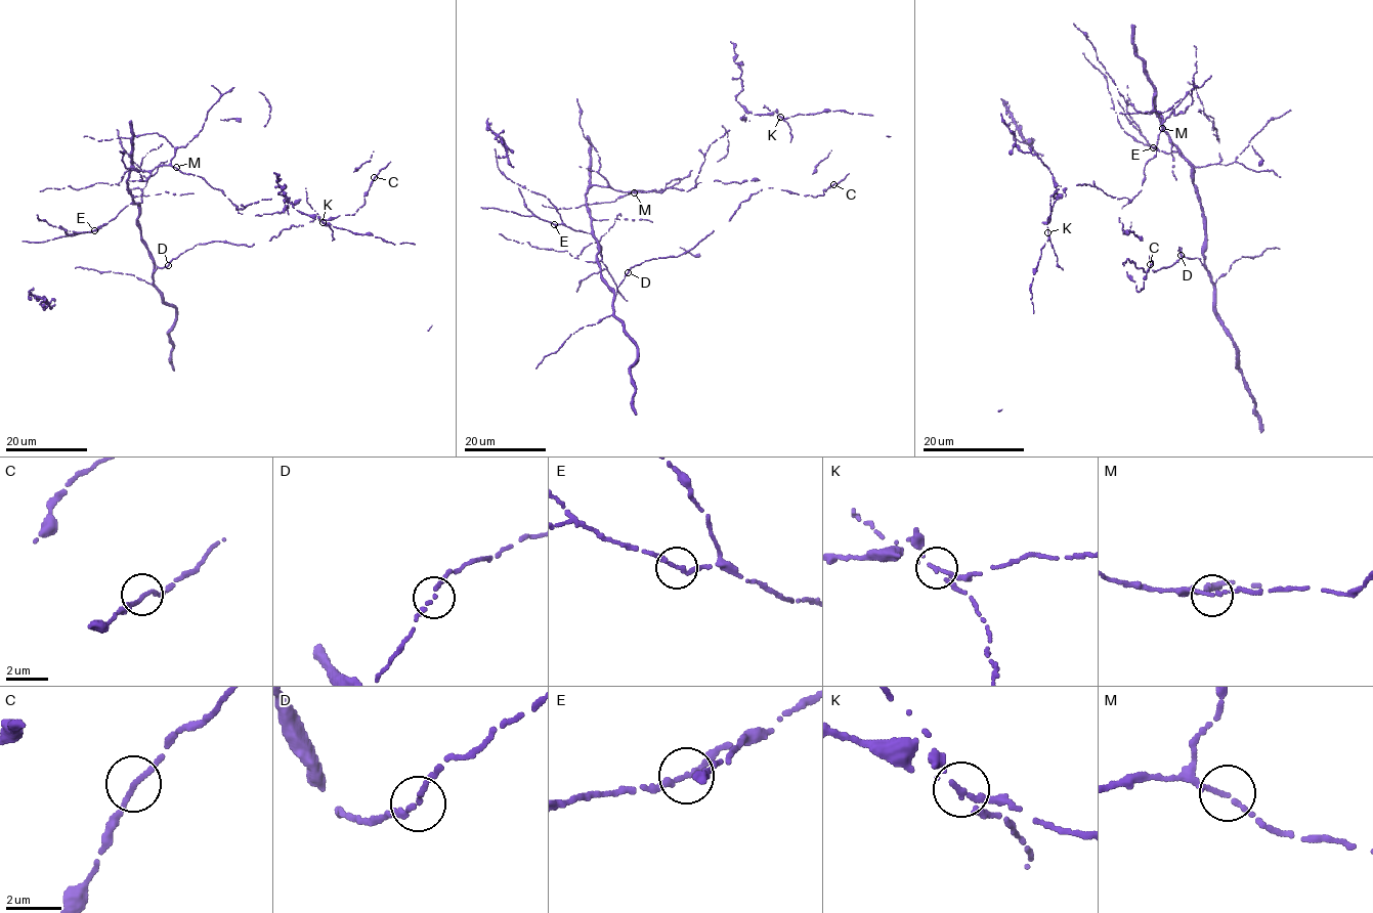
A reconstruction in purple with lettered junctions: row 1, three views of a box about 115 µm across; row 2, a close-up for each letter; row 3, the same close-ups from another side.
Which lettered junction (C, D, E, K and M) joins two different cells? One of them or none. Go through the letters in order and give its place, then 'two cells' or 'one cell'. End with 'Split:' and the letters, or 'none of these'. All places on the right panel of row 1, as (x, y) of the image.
C: (1150, 264) | one cell
D: (1181, 255) | one cell
E: (1153, 147) | one cell
K: (1047, 232) | two cells
M: (1162, 128) | one cell
Split: K

